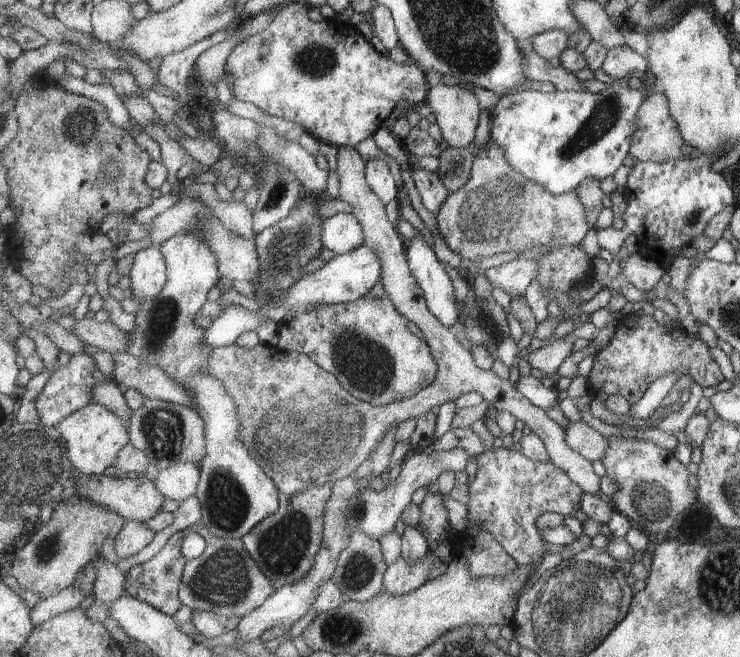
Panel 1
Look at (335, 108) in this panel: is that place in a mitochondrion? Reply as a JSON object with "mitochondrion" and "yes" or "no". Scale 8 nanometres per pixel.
{"mitochondrion":"no"}

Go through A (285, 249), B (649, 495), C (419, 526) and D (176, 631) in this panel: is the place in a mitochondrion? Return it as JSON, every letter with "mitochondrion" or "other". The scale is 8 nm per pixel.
{"A":"mitochondrion","B":"mitochondrion","C":"other","D":"other"}

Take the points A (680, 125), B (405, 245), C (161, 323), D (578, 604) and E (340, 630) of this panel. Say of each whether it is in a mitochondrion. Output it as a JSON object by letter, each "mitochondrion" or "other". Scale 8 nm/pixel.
{"A":"other","B":"other","C":"mitochondrion","D":"mitochondrion","E":"mitochondrion"}

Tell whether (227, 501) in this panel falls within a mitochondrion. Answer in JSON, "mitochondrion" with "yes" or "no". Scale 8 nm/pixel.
{"mitochondrion":"yes"}

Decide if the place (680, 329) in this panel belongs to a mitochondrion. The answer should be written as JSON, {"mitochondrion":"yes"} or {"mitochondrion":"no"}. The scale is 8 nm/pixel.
{"mitochondrion":"no"}

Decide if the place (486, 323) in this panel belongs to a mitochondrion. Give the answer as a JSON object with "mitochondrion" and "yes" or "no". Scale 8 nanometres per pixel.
{"mitochondrion":"yes"}

